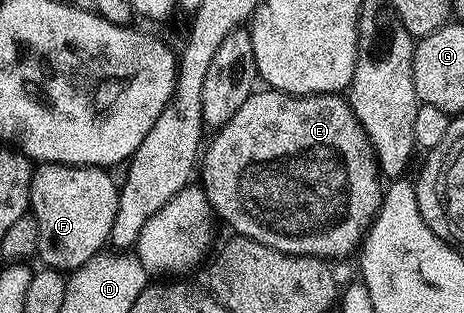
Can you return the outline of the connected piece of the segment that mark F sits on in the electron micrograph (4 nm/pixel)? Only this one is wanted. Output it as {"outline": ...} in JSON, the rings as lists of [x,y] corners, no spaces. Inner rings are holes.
{"outline":[[[41,163],[34,168],[29,188],[29,209],[38,223],[36,256],[41,256],[42,266],[72,271],[83,263],[96,257],[106,248],[109,232],[117,218],[118,184],[104,168],[92,165],[63,165],[60,163]]]}

